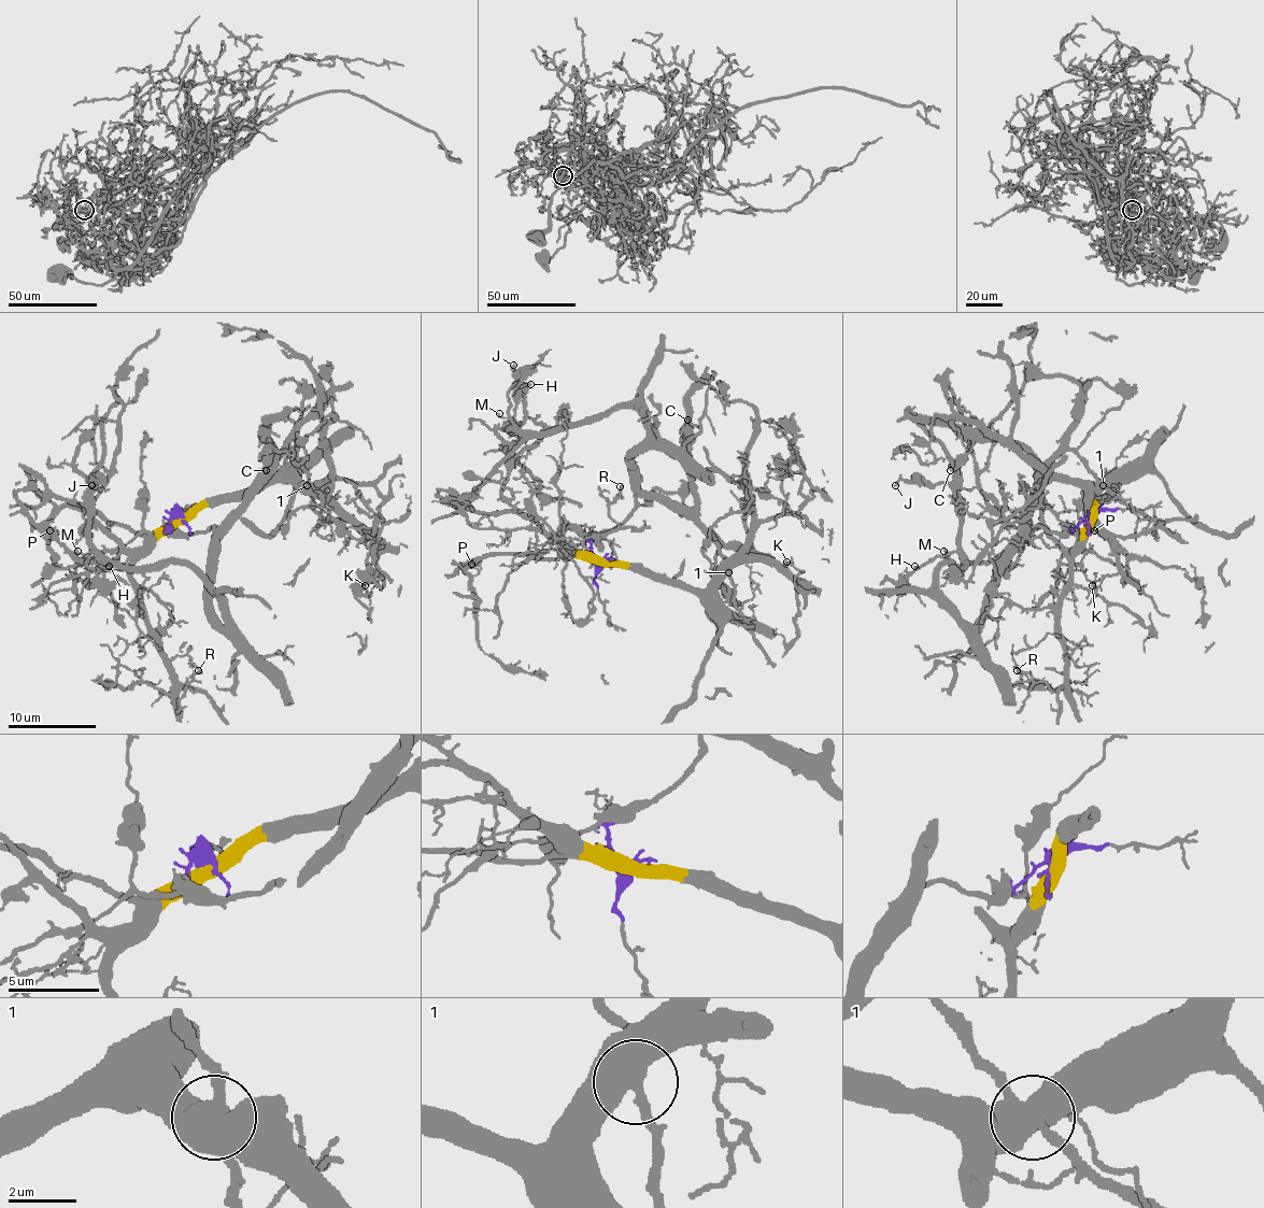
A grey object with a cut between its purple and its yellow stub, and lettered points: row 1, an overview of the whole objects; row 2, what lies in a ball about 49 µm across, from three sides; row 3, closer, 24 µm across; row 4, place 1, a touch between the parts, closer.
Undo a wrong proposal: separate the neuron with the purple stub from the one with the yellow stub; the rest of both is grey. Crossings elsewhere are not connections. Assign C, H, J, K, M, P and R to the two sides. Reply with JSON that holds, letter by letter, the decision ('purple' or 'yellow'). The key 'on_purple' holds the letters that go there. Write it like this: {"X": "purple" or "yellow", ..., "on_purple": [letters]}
{"C": "purple", "H": "purple", "J": "purple", "K": "yellow", "M": "purple", "P": "yellow", "R": "yellow", "on_purple": ["C", "H", "J", "M"]}

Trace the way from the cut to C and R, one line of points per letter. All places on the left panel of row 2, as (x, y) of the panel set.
C: (180, 517), (171, 517), (171, 530), (204, 533), (211, 526), (217, 528), (272, 462), (268, 440), (266, 471)
R: (180, 520), (133, 566), (131, 587), (167, 669), (196, 692), (187, 682), (198, 669)

